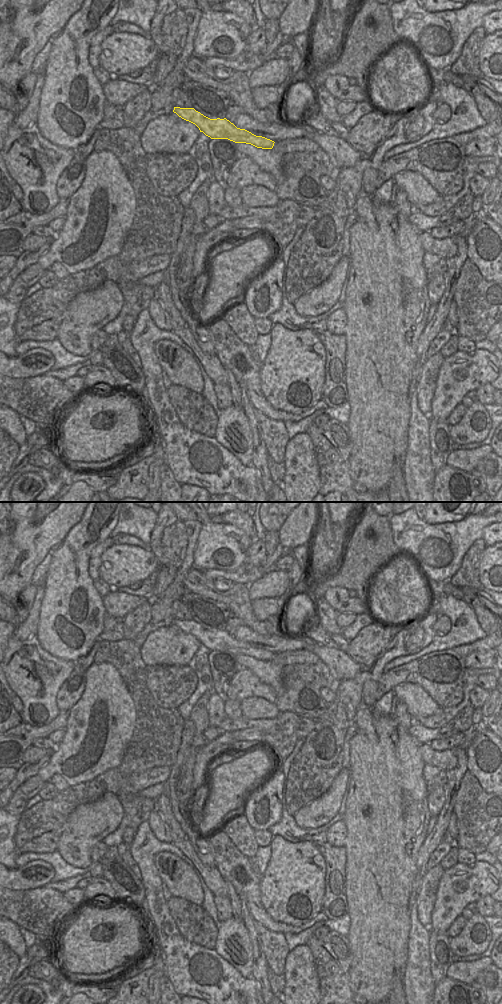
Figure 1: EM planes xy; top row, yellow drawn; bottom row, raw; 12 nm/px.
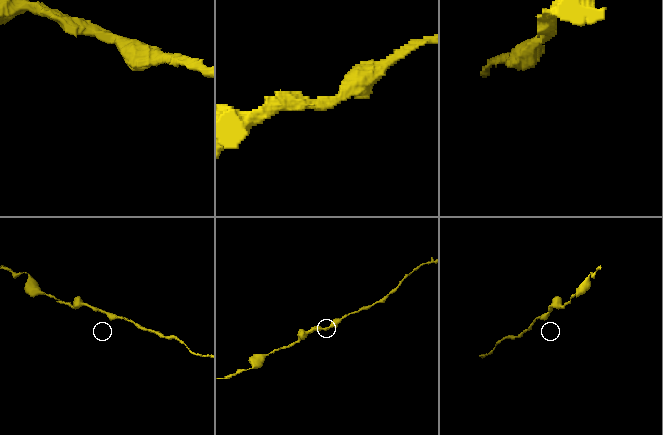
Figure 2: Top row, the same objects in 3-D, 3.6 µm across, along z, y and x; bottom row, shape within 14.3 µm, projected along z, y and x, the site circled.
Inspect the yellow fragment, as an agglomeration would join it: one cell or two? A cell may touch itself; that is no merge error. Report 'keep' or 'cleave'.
keep

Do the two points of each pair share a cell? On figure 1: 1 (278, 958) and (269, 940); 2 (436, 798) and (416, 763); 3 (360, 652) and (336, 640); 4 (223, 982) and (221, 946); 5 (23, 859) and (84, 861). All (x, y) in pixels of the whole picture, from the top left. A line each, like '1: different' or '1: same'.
1: same
2: different
3: different
4: different
5: different

